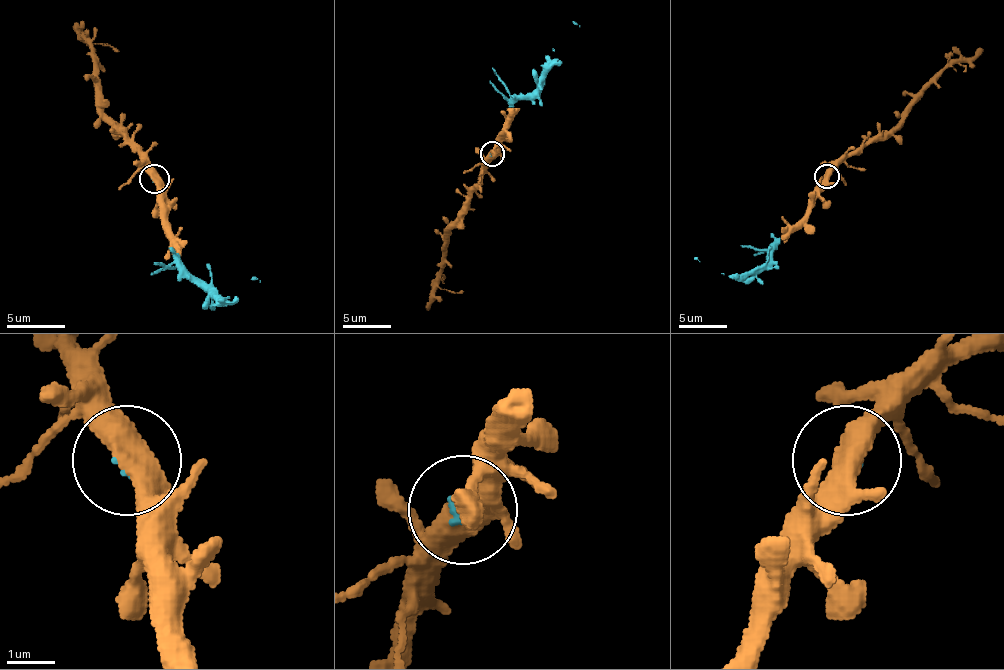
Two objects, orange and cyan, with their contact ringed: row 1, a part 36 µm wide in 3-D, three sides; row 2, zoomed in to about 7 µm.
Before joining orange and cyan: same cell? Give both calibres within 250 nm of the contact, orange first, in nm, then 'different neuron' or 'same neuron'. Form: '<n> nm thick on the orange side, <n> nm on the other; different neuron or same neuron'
440 nm thick on the orange side, 90 nm on the other; same neuron

